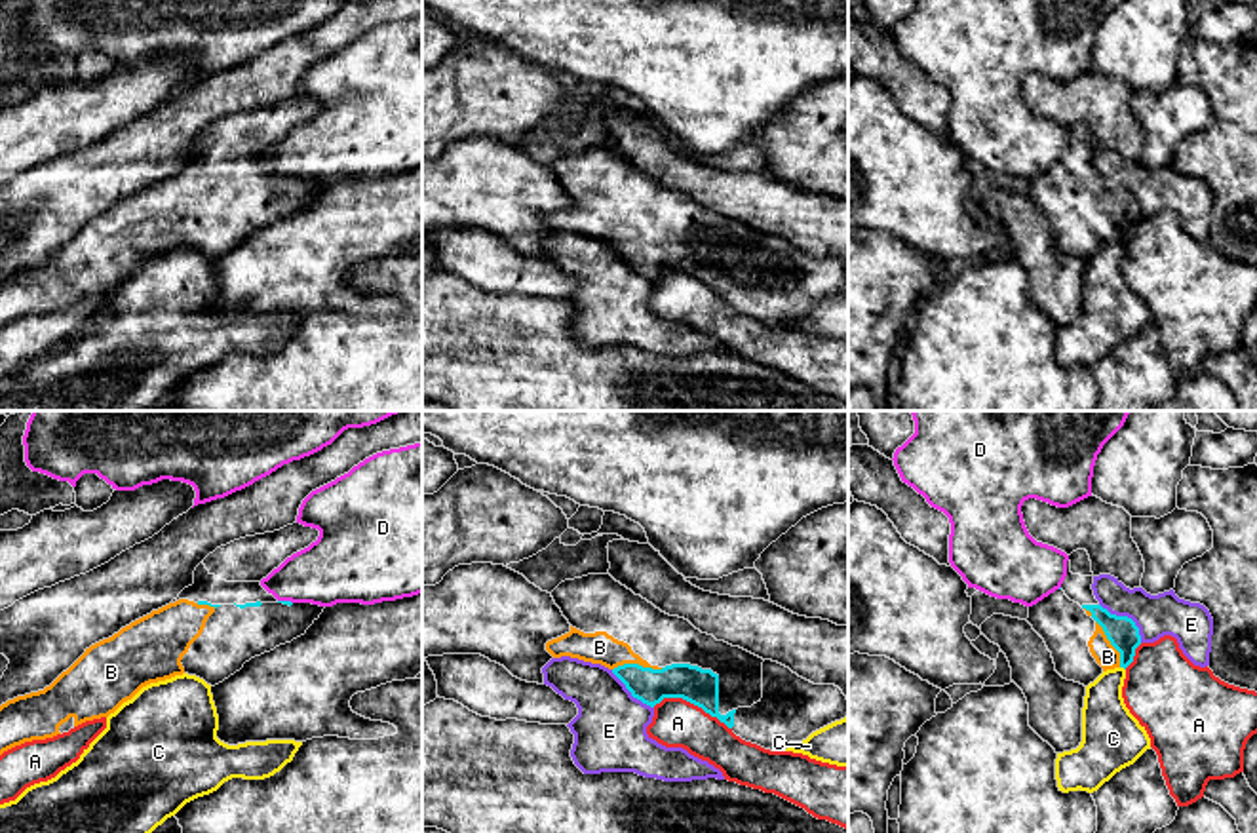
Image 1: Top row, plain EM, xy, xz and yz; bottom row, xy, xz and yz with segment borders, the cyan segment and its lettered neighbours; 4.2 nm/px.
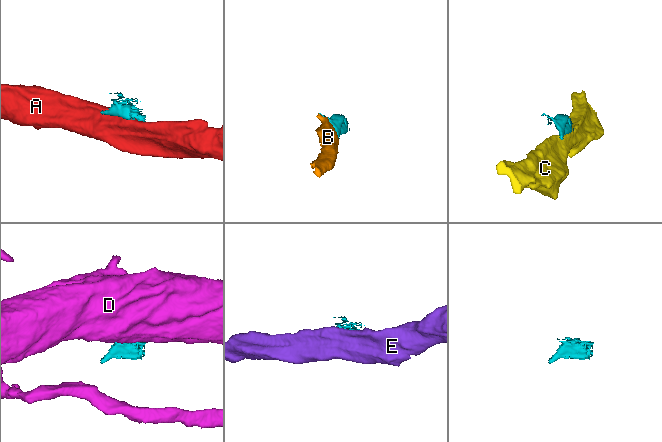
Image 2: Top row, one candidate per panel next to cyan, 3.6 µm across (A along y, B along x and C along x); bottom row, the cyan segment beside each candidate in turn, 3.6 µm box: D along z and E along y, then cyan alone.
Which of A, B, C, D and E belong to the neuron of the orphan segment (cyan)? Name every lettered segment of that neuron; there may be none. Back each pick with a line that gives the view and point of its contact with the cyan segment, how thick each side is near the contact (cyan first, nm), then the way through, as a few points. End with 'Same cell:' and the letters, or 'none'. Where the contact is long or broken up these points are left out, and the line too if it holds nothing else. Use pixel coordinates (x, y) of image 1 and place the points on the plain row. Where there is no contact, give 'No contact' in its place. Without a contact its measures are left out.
B: Touches cyan at xz (638, 238). Thickness 150 nm (cyan) against 140 nm
Same cell: B

